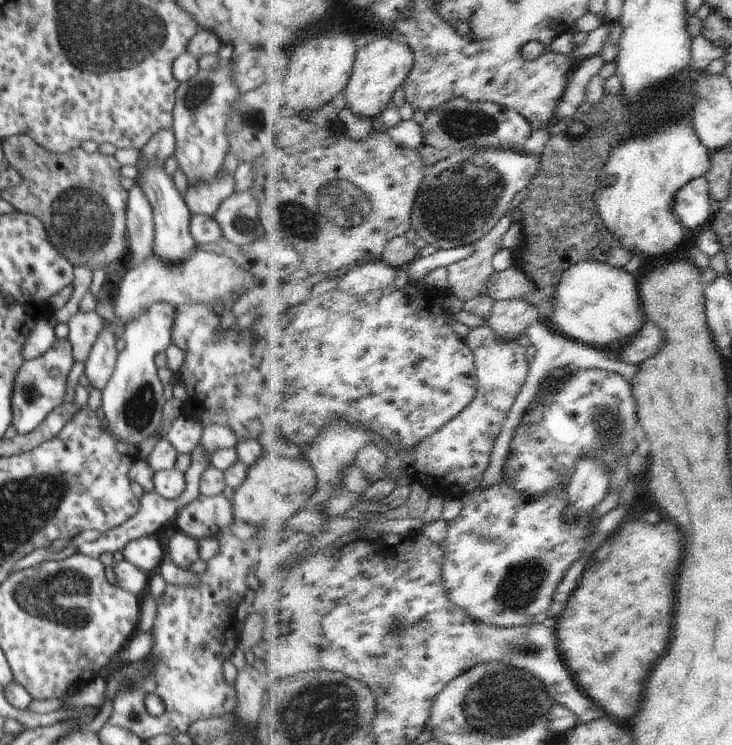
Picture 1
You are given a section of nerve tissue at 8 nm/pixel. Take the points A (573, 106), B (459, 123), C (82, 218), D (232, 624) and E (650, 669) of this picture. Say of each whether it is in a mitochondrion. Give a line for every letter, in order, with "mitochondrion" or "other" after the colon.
A: other
B: mitochondrion
C: mitochondrion
D: other
E: other

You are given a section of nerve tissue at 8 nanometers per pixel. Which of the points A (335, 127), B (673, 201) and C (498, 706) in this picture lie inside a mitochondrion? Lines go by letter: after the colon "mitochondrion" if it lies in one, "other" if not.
A: other
B: other
C: mitochondrion

